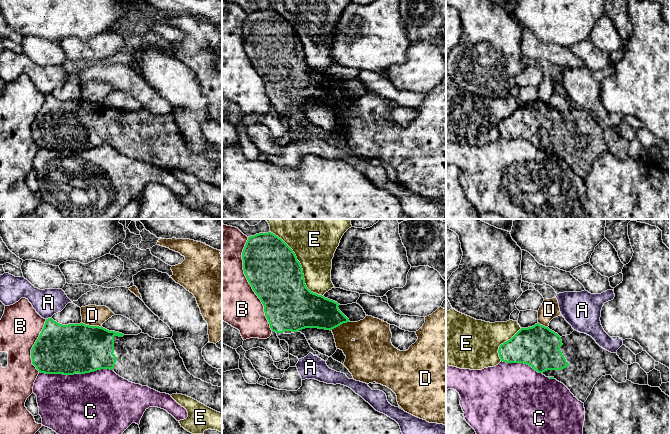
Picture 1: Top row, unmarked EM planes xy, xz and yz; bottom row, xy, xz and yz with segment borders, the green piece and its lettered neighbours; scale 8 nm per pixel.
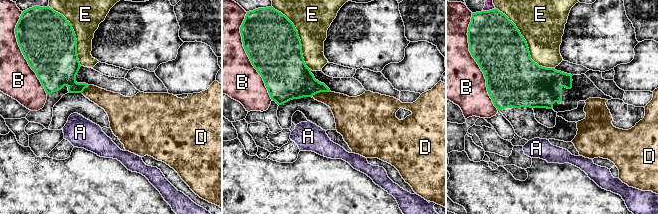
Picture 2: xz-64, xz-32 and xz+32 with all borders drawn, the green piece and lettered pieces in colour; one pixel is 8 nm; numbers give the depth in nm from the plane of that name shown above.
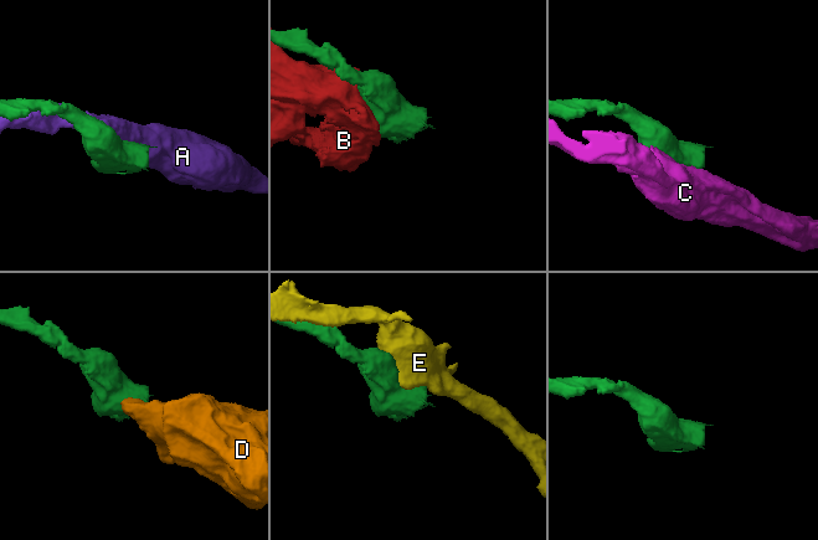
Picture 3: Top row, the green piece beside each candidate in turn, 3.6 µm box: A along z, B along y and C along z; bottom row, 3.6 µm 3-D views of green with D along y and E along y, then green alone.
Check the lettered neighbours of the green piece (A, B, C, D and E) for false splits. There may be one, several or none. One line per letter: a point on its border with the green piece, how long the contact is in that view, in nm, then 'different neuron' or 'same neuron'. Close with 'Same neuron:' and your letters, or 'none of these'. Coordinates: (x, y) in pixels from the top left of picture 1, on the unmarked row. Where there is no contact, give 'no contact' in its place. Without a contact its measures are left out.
A: meets green in xy at (48, 94); contact 40 nm long; different neuron
B: meets green in xz at (249, 59); contact 800 nm long; different neuron
C: meets green in yz at (521, 138); contact 340 nm long; different neuron
D: meets green in xz at (339, 101); contact 180 nm long; different neuron
E: meets green in xz at (300, 41); contact 650 nm long; different neuron
Same neuron: none of these

